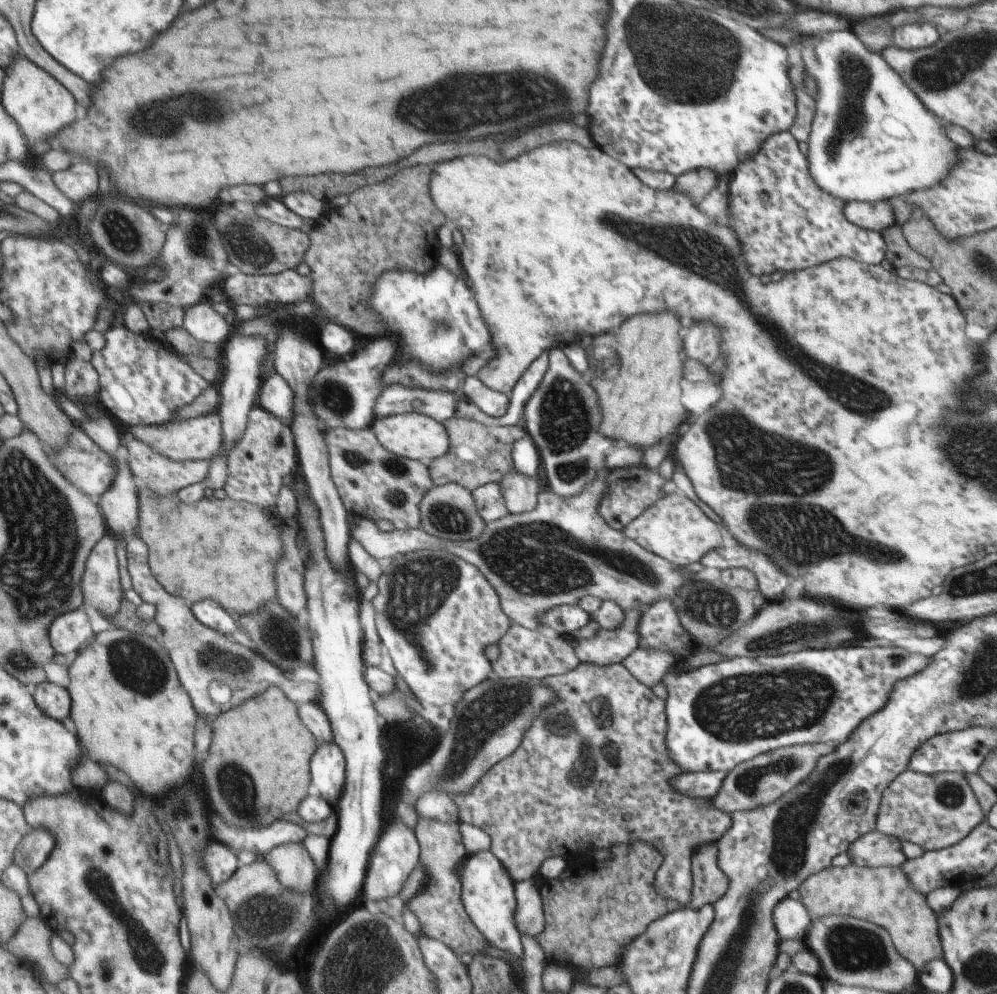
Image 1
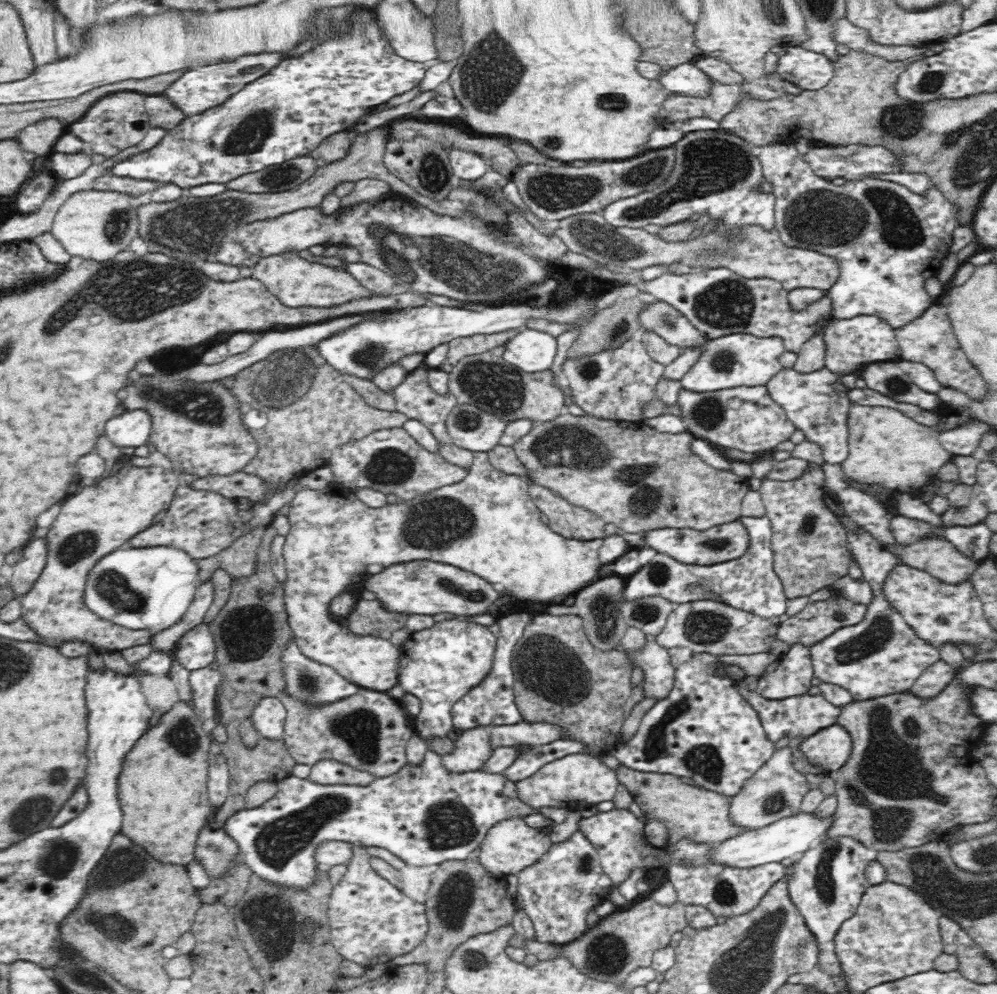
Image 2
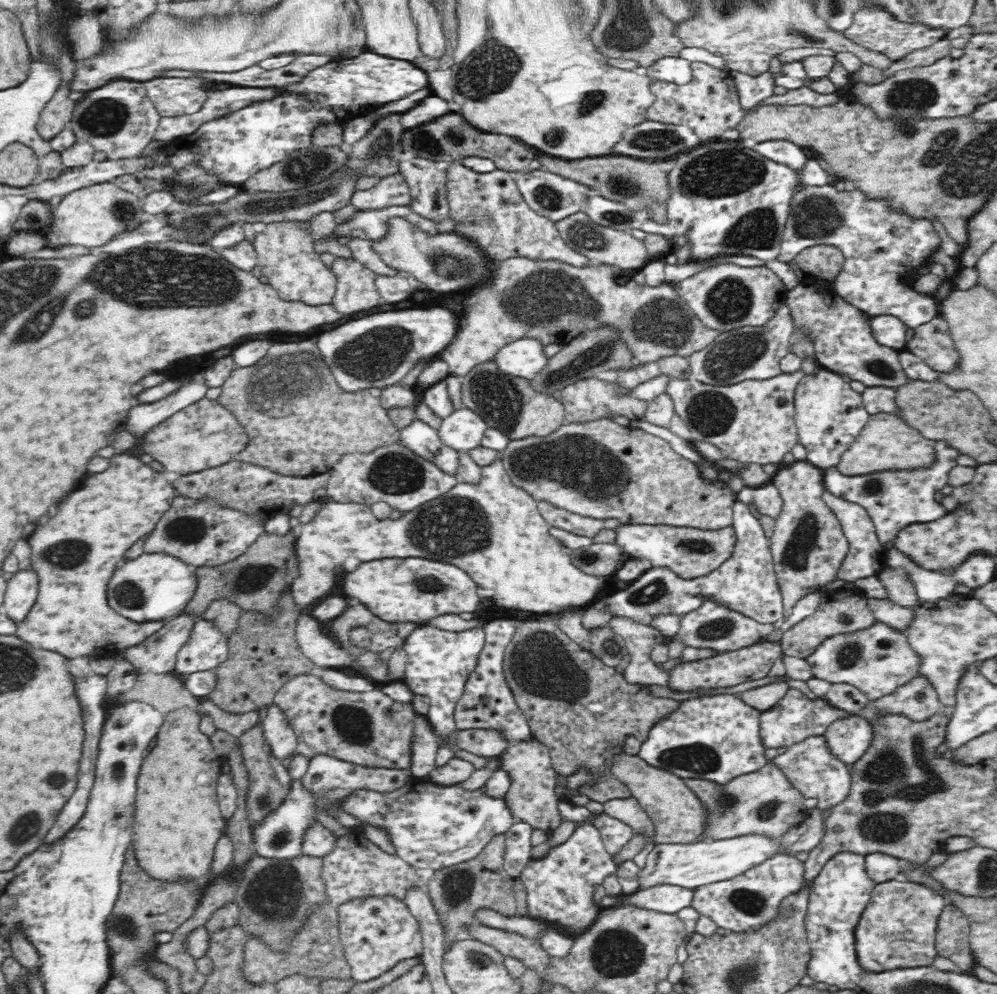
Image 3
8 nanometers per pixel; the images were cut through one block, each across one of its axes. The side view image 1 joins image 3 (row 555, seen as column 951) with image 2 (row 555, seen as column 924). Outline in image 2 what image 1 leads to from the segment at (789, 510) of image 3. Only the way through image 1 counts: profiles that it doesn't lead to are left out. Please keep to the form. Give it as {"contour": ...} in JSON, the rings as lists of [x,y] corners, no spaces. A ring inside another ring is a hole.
{"contour":[[[808,463],[801,476],[793,480],[763,479],[761,497],[770,519],[773,569],[782,581],[787,599],[809,596],[820,588],[832,586],[848,574],[851,551],[846,528],[825,505],[823,469]]]}

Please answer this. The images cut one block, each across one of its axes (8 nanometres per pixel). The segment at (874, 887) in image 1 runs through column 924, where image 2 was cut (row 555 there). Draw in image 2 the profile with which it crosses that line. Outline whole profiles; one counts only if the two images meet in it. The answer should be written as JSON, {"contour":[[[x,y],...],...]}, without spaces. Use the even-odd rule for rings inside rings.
{"contour":[[[928,538],[914,542],[912,546],[886,546],[887,550],[899,556],[904,565],[926,571],[945,583],[971,581],[976,563],[962,555],[947,539]]]}

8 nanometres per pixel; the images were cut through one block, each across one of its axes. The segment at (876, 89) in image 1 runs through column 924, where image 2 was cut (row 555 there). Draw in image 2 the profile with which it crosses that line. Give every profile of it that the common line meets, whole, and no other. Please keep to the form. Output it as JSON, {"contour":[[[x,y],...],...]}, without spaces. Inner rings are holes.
{"contour":[[[168,546],[114,550],[89,572],[85,605],[100,618],[126,629],[161,632],[174,626],[193,601],[201,582],[196,561],[188,553]]]}

